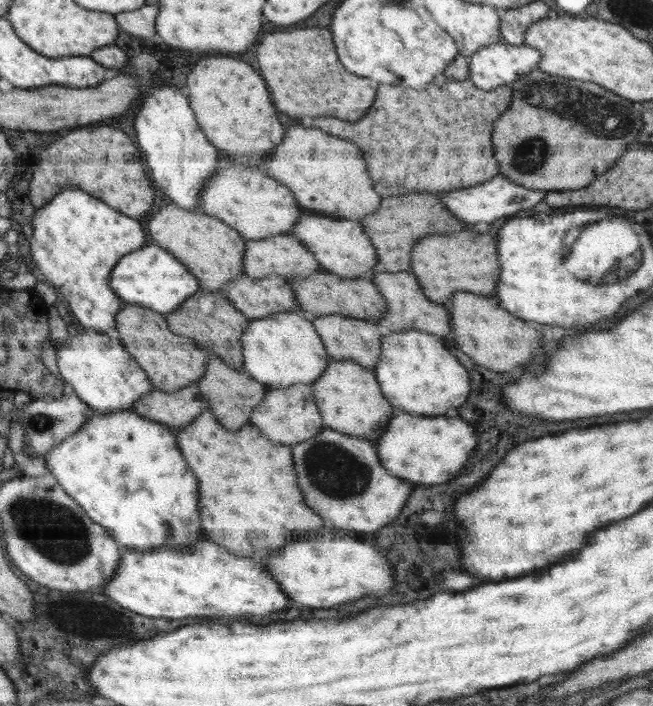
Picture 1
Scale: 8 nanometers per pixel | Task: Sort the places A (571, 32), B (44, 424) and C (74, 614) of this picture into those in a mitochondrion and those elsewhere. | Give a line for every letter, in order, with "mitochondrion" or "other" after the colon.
A: other
B: mitochondrion
C: mitochondrion

